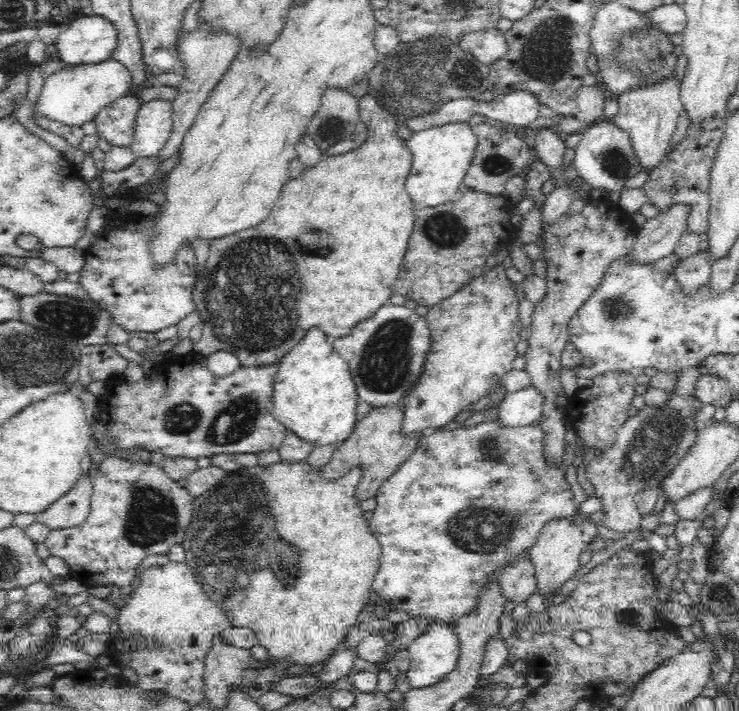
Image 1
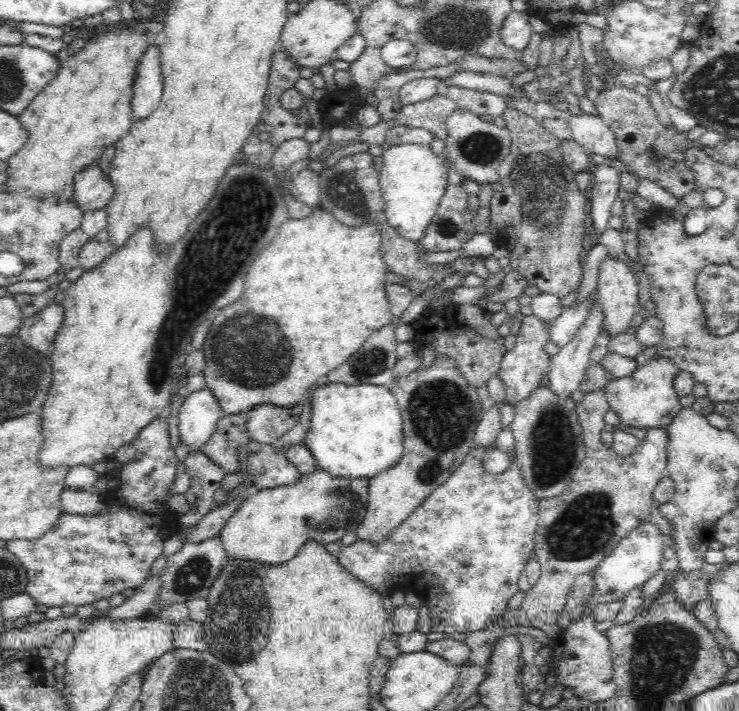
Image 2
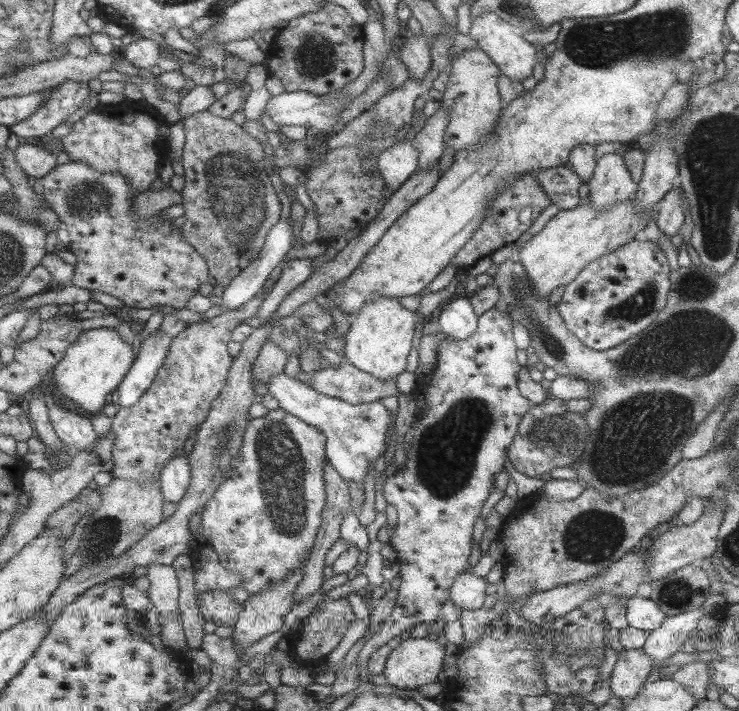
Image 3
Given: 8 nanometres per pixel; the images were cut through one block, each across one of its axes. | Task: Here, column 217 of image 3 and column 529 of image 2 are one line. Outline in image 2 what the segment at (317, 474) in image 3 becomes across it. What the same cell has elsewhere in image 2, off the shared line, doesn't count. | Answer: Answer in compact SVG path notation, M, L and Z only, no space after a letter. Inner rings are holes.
M473 445L465 460L444 484L426 497L400 526L382 542L356 540L344 545L338 562L350 576L358 577L381 595L407 591L418 595L430 611L432 632L468 634L486 630L494 618L508 611L510 598L518 592L518 580L530 556L536 552L534 542L538 522L539 498L524 483L522 469L512 450L506 450L510 464L500 474L484 469L482 458L493 446Z

